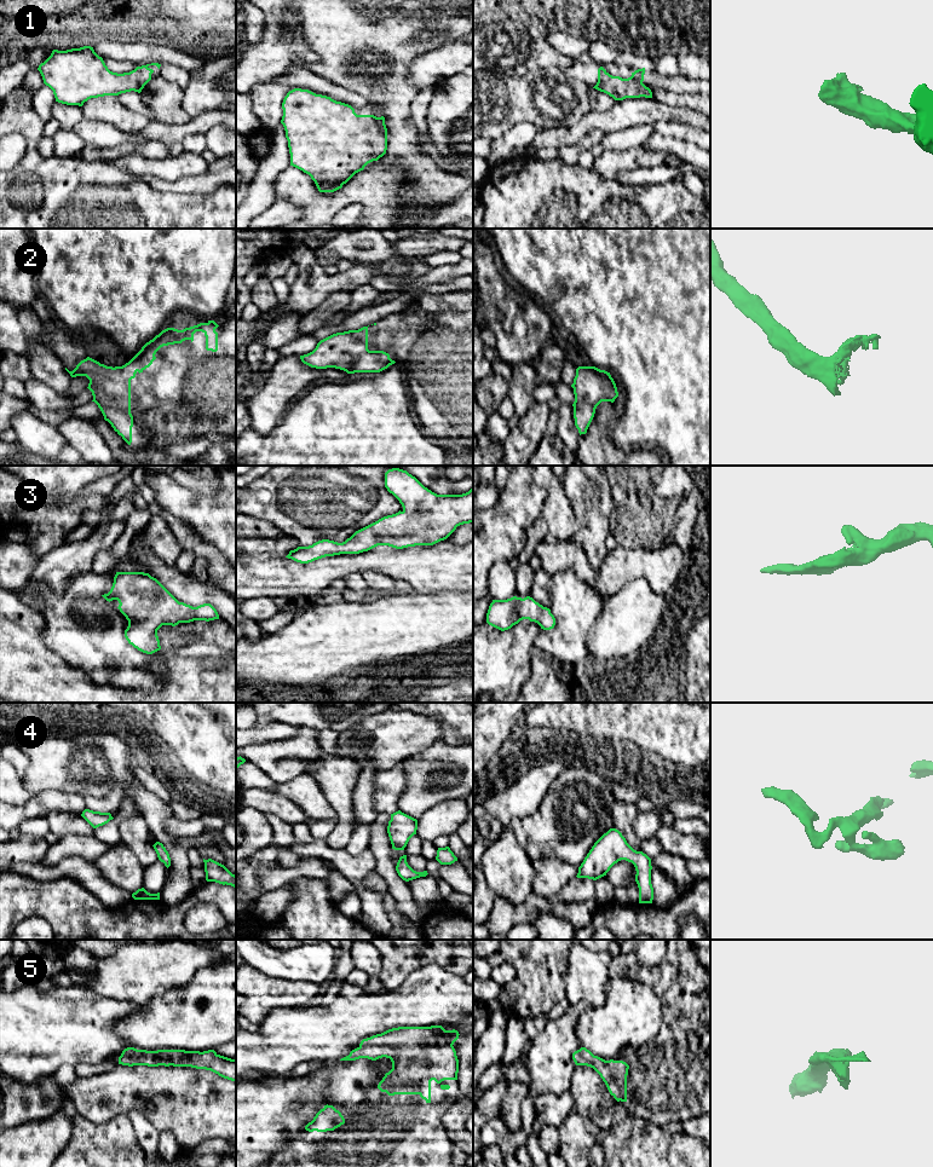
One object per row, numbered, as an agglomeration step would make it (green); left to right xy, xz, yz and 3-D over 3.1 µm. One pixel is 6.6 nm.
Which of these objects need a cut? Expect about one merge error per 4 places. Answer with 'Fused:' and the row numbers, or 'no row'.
Fused: 1

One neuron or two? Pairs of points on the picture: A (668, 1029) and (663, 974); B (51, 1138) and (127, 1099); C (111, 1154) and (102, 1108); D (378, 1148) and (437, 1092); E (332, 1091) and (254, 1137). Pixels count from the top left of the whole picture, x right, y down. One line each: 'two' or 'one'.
A: one
B: two
C: two
D: one
E: one

